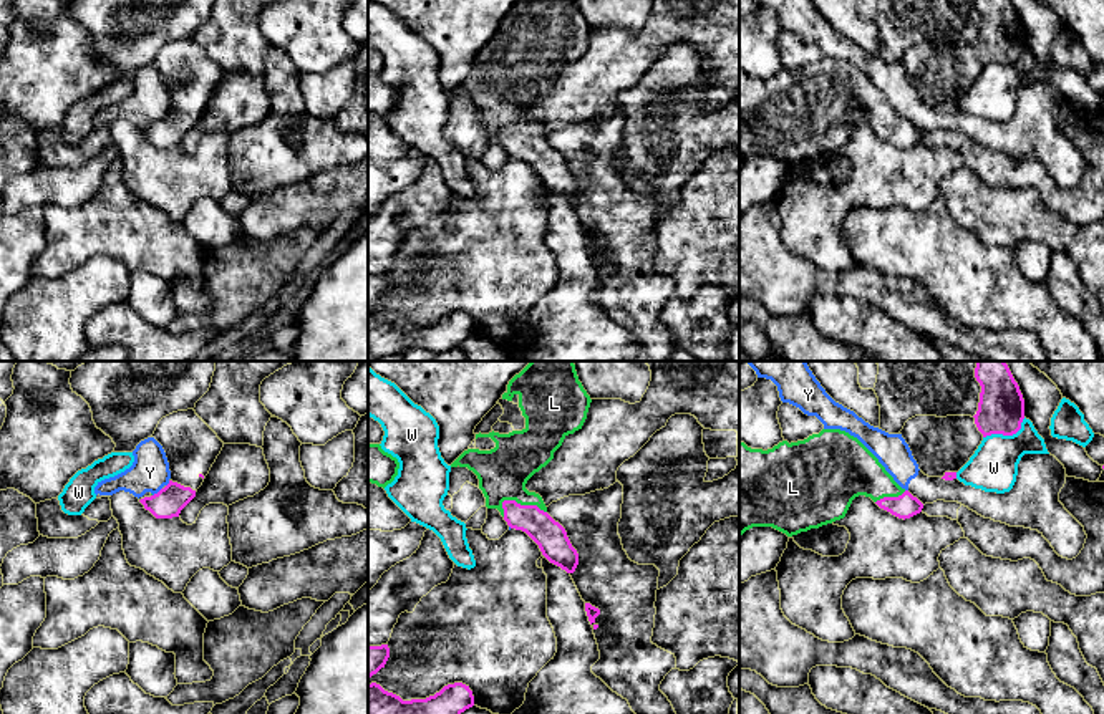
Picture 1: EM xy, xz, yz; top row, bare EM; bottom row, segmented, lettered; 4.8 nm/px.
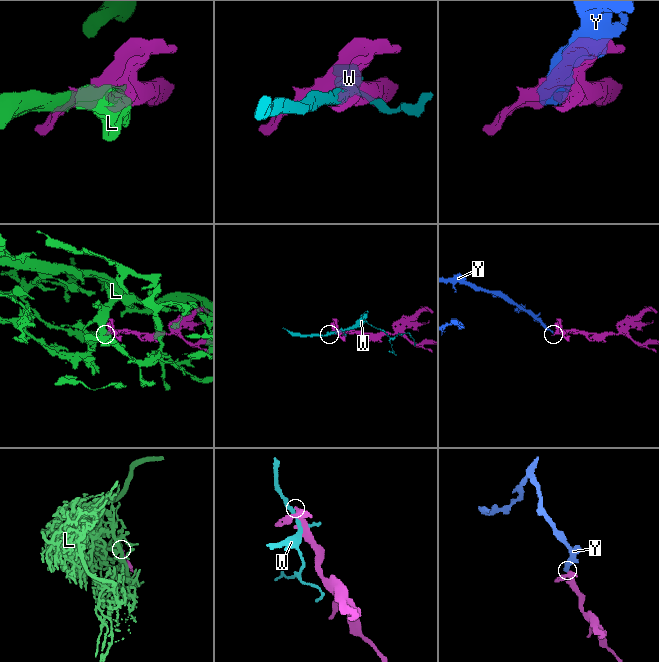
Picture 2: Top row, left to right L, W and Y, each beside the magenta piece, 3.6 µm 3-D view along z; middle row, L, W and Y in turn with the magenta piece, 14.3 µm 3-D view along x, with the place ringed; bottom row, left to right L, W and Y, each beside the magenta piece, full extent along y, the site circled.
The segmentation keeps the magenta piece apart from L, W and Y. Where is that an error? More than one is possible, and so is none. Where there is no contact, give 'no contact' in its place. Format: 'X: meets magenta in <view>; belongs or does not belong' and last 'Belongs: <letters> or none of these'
L: meets magenta in xz; belongs
W: meets magenta in yz; does not belong
Y: meets magenta in xy; does not belong
Belongs: L

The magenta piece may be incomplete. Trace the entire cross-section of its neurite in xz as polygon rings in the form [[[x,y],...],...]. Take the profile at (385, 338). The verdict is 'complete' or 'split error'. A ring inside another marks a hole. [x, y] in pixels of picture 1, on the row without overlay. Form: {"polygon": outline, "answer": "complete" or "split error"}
{"polygon": [[[454,311],[426,328],[403,330],[380,313],[368,313],[368,356],[380,361],[385,356],[424,350],[431,355],[453,350],[474,335],[469,315]]], "answer": "complete"}

